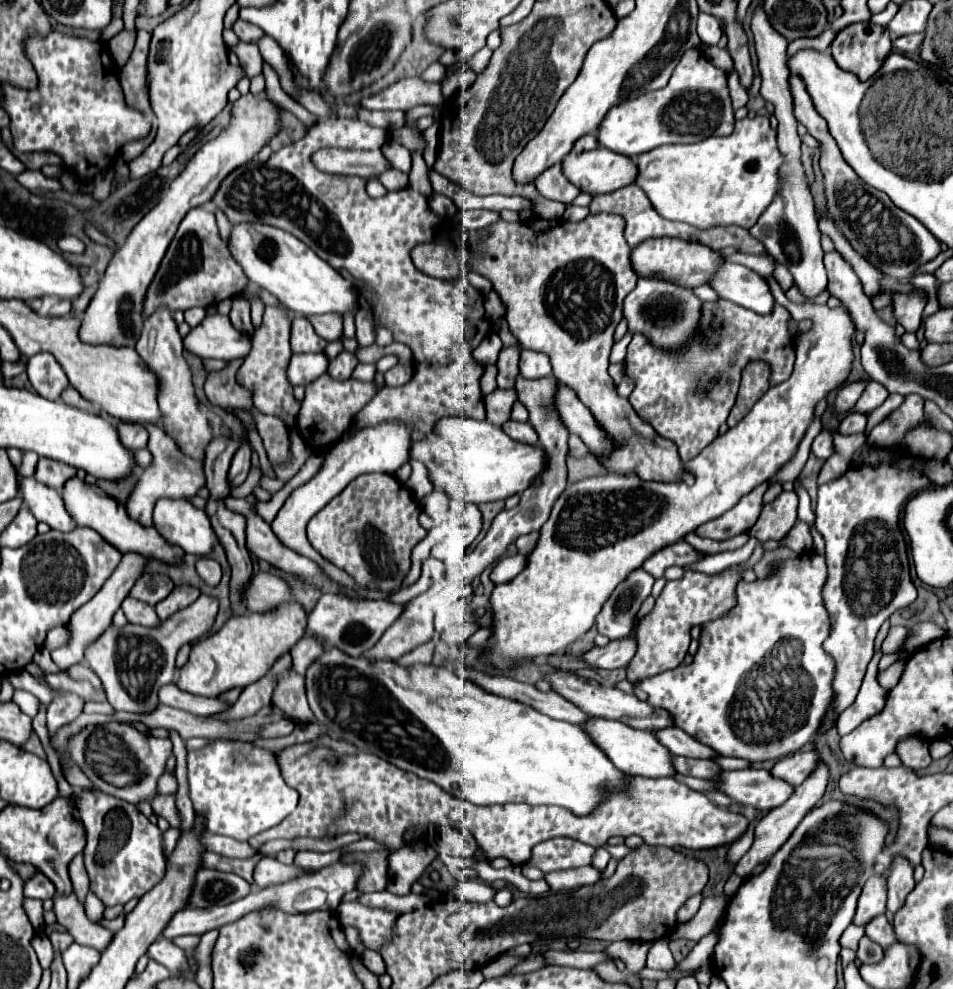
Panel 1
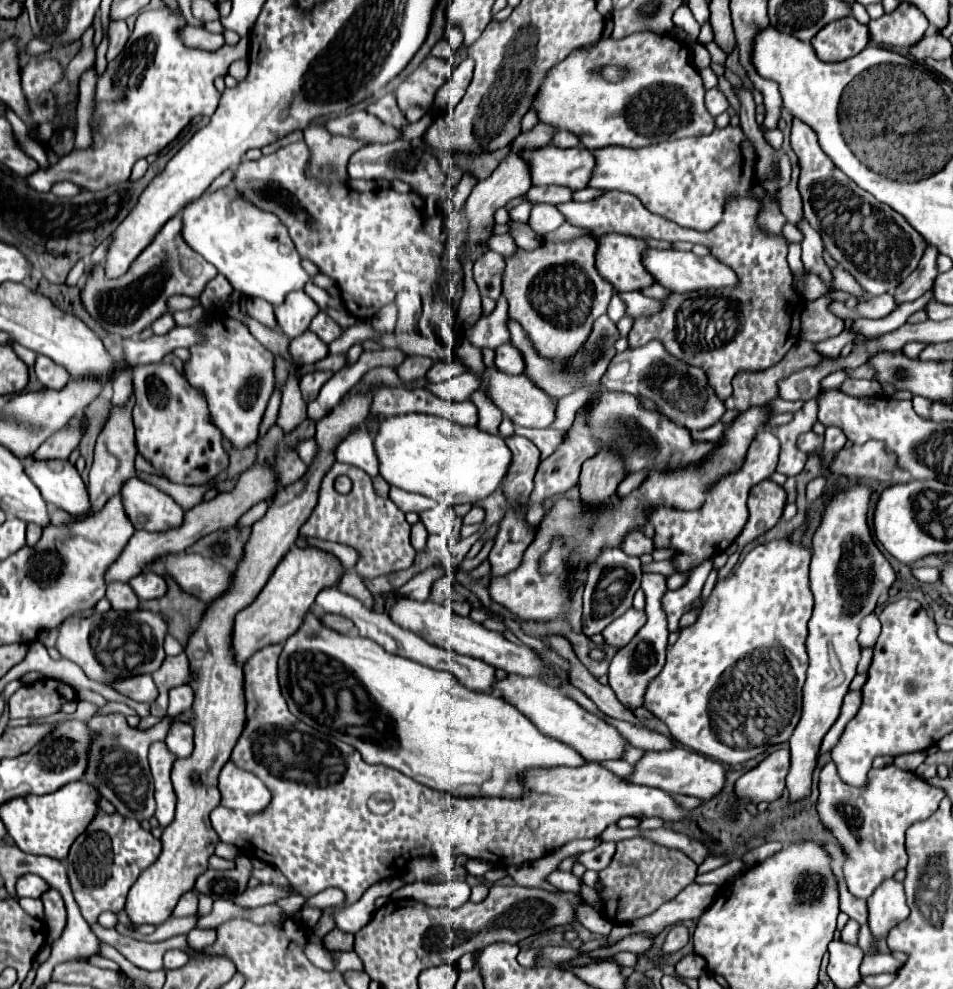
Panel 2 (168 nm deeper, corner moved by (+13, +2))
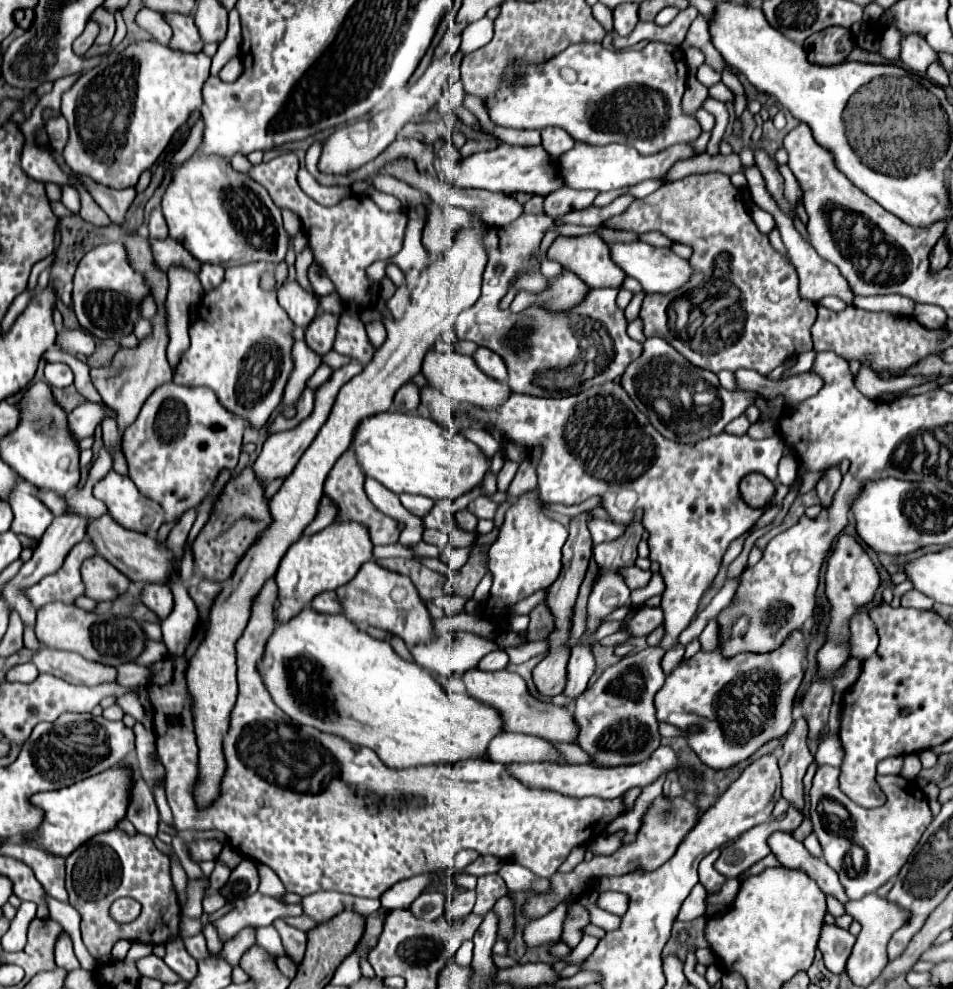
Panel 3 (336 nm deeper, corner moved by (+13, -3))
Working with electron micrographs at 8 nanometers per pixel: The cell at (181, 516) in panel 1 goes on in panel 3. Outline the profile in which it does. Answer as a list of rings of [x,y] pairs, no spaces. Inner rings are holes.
[[[110,471],[106,479],[94,485],[94,497],[106,503],[108,513],[116,523],[128,527],[132,531],[140,531],[146,535],[156,535],[162,525],[164,513],[162,507],[150,499],[146,499],[128,477]]]

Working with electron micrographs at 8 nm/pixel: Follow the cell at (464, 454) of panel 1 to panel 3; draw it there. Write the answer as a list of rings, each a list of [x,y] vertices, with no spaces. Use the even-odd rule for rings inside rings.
[[[384,411],[382,415],[364,419],[358,425],[356,439],[352,439],[352,451],[364,475],[376,479],[392,493],[426,495],[434,501],[456,499],[480,487],[490,467],[488,457],[474,443],[418,413]]]

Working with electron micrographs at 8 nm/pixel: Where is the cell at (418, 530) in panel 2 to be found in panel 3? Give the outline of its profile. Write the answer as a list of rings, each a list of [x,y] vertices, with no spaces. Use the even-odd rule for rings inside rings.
[[[462,499],[434,503],[432,511],[424,517],[424,525],[428,529],[440,529],[440,531],[452,533],[452,525],[454,525],[454,529],[458,529],[458,525],[454,521],[454,513],[460,509],[460,503],[462,503]]]

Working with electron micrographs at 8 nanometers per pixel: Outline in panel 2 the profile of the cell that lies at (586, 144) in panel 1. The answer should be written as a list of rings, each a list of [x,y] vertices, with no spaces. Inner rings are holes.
[[[558,130],[556,136],[552,138],[554,146],[560,146],[560,148],[574,148],[580,144],[580,140],[572,134],[572,132],[566,132],[566,130]]]

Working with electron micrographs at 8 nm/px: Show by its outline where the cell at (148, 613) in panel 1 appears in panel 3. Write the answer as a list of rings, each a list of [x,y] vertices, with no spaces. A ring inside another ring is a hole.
[[[94,555],[94,559],[86,559],[86,563],[82,563],[82,581],[86,585],[86,597],[94,601],[114,599],[130,585],[126,575],[106,563],[100,555]]]

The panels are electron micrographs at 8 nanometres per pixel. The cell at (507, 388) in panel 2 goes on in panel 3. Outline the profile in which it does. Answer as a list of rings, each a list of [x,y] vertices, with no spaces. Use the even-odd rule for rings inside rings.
[[[430,349],[424,357],[424,363],[422,363],[422,375],[428,379],[428,383],[432,387],[442,389],[456,403],[472,403],[472,405],[478,405],[482,409],[498,409],[510,397],[510,387],[506,383],[490,379],[488,375],[484,375],[476,367],[472,357],[462,355],[458,351],[440,353],[440,351]]]

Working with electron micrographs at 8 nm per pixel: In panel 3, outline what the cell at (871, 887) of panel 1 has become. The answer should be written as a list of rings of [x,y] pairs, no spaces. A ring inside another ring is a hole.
[[[830,765],[818,767],[810,789],[810,819],[822,845],[824,861],[838,873],[846,895],[850,899],[862,899],[900,873],[930,825],[932,813],[924,793],[914,781],[908,781],[902,775],[878,775],[876,781],[888,799],[886,805],[878,809],[858,807],[840,791],[838,777],[840,769]]]

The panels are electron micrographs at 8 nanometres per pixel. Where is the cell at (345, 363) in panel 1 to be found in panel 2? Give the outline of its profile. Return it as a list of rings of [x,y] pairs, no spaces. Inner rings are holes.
[[[314,370],[314,372],[304,374],[302,380],[300,380],[300,390],[302,390],[304,400],[306,402],[312,402],[318,396],[320,388],[324,386],[324,382],[330,380],[332,374],[334,374],[332,370]]]

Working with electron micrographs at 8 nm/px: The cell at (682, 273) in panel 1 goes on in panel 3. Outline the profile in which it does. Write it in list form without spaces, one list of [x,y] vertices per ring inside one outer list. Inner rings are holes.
[[[582,235],[582,237],[556,237],[554,243],[548,247],[546,257],[550,261],[560,263],[564,269],[574,271],[574,275],[582,277],[588,287],[600,289],[600,287],[620,287],[624,281],[624,273],[610,261],[610,251],[606,243],[598,235]]]

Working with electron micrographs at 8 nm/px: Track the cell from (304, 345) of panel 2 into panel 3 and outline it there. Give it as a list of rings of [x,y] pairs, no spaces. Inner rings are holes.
[[[318,313],[316,319],[308,325],[306,329],[306,343],[318,353],[324,355],[332,349],[334,337],[336,337],[336,327],[338,327],[338,315],[334,313]]]

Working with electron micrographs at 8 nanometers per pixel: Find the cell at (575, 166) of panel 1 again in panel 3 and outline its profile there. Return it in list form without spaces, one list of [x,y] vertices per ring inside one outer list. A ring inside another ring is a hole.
[[[396,139],[386,151],[382,151],[382,155],[378,155],[374,161],[360,167],[356,171],[358,173],[356,179],[366,179],[366,175],[370,175],[370,181],[372,181],[376,177],[374,171],[378,171],[378,167],[382,167],[386,159],[400,159],[402,155],[406,155],[406,159],[414,159],[414,163],[418,163],[422,171],[430,171],[430,167],[434,167],[434,175],[442,177],[442,181],[458,189],[486,189],[486,191],[500,191],[500,193],[550,195],[552,191],[564,185],[558,173],[554,171],[556,165],[550,163],[548,153],[542,151],[540,145],[538,147],[516,147],[516,145],[504,143],[492,151],[482,151],[482,153],[462,157],[460,161],[450,161],[450,159],[438,157],[432,145],[426,145],[416,139]]]

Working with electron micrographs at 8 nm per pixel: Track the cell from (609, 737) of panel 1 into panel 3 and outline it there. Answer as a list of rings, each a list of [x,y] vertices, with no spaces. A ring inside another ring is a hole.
[[[506,669],[500,671],[466,671],[466,675],[462,675],[462,681],[466,685],[466,693],[470,697],[474,697],[476,701],[494,707],[498,713],[502,713],[502,727],[506,731],[514,731],[514,733],[524,733],[524,735],[536,735],[548,741],[564,741],[564,743],[572,743],[578,729],[574,723],[574,715],[572,711],[568,711],[566,707],[556,707],[552,703],[544,703],[536,697],[532,697],[526,689],[526,683],[520,675],[510,673]]]

